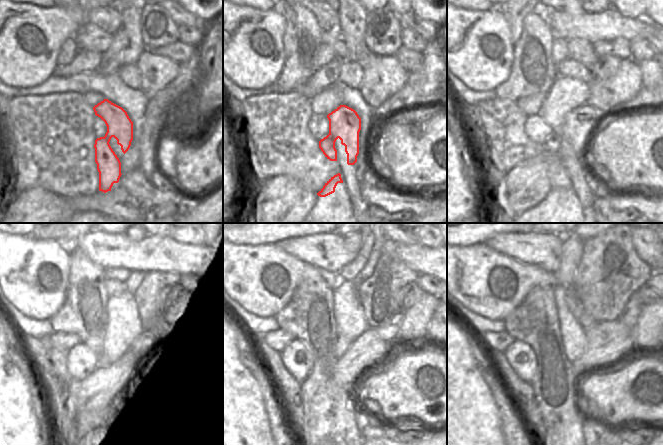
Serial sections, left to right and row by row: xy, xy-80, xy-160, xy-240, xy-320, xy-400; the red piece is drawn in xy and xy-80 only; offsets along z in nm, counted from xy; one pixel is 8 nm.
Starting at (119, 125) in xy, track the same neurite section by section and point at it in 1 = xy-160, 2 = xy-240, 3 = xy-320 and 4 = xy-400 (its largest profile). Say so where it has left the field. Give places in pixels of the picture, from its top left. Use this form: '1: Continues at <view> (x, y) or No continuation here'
1: Continues at xy-160 (578, 125)
2: Continues at xy-240 (149, 339)
3: Continues at xy-320 (388, 333)
4: Continues at xy-400 (633, 308).

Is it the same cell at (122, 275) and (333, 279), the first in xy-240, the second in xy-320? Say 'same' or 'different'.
different

